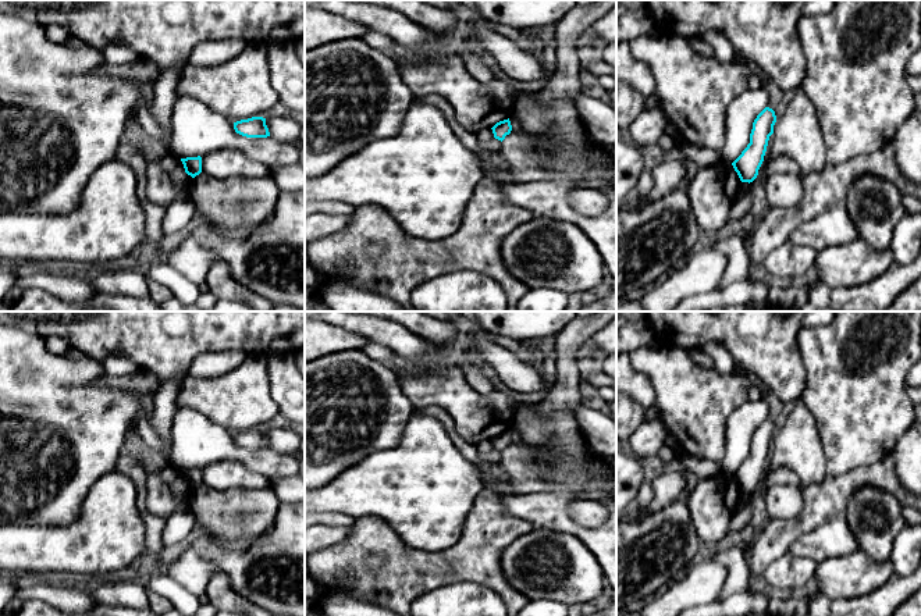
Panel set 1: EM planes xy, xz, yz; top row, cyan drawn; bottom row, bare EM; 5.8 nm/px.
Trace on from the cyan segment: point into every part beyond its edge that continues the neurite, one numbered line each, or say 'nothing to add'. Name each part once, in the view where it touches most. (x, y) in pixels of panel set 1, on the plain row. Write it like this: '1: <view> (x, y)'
nothing to add

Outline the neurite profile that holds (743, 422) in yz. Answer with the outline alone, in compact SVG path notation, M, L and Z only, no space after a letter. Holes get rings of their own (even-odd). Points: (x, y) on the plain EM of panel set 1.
M765 395L758 400L747 400L728 419L725 430L725 456L721 460L726 474L733 474L750 455L753 434L769 416Z

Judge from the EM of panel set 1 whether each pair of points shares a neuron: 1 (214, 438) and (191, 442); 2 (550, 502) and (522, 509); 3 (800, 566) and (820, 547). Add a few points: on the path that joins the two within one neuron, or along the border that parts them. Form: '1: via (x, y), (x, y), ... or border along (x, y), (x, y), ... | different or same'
1: via (209, 441), (196, 441) | same
2: via (543, 508), (529, 508) | same
3: border along (789, 551), (807, 556), (817, 563) | different

